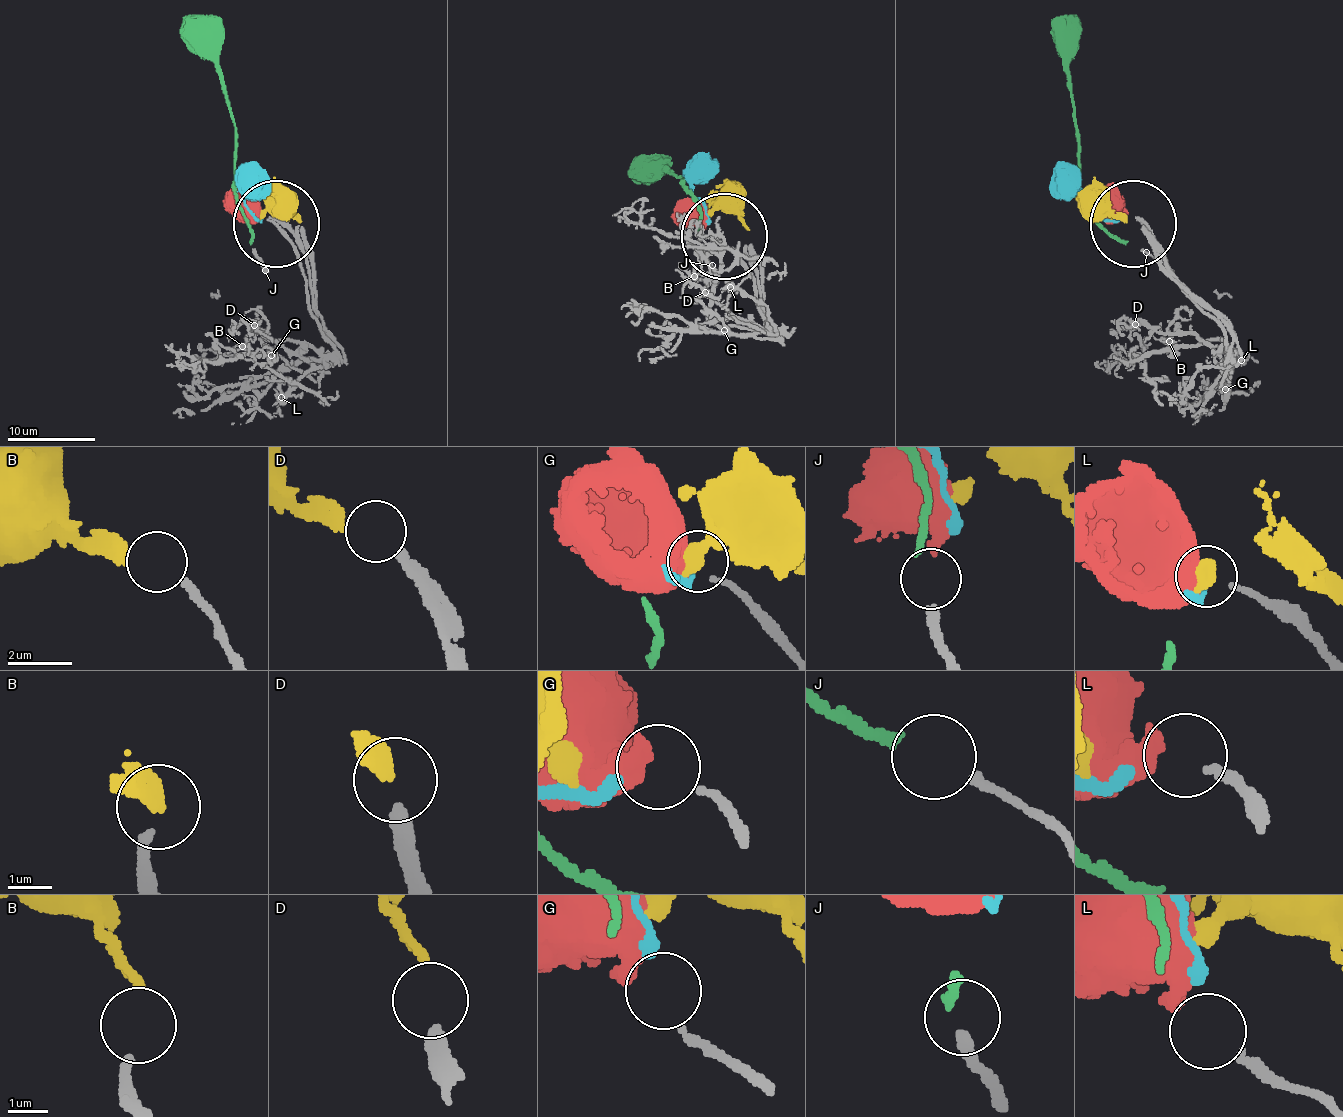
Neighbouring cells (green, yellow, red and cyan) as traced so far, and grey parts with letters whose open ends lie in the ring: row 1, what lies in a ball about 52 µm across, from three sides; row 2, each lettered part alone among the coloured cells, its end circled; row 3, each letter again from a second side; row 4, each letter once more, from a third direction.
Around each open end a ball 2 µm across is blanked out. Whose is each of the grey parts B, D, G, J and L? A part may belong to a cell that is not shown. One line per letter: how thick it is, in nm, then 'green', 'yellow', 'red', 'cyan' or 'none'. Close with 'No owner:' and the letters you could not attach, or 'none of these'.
B: 240 nm thick; yellow
D: 280 nm thick; none
G: 180 nm thick; cyan
J: 240 nm thick; green
L: 200 nm thick; none
No owner: D, L

